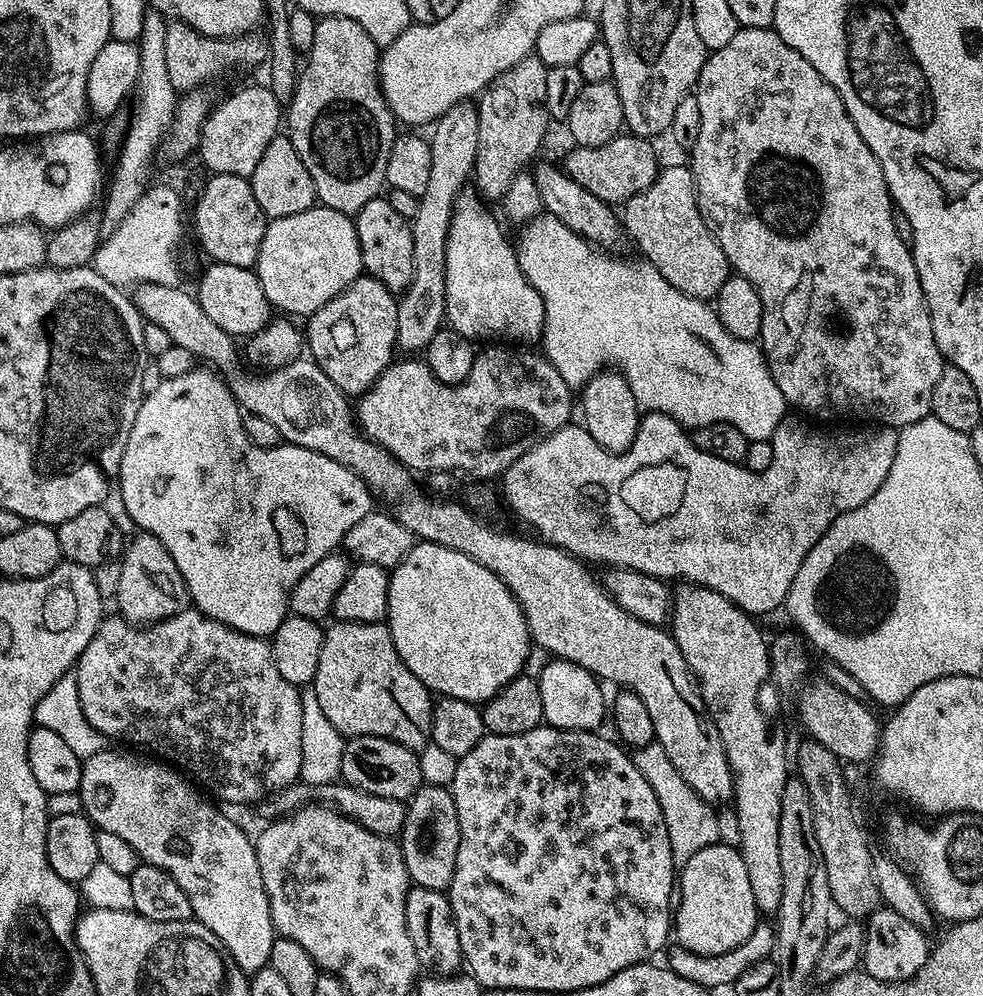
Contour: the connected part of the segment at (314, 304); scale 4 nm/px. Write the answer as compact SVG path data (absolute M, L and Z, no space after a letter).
M313 206L302 214L271 221L264 232L254 271L273 309L281 308L281 313L293 317L311 316L361 275L360 243L353 217L333 208Z

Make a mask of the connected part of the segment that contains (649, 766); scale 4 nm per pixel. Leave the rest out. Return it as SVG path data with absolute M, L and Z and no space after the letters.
M641 744L631 753L631 757L642 778L650 782L650 790L654 790L658 806L662 806L662 818L670 834L672 859L677 865L684 865L690 858L694 858L694 854L698 854L698 850L719 841L718 816L713 805L700 797L686 782L686 778L682 778L682 774L678 774L674 762L670 760L670 754L660 744Z

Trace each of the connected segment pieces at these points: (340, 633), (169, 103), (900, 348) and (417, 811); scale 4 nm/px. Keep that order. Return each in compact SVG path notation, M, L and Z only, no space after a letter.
M341 620L339 622L332 622L330 626L327 625L324 633L324 641L322 642L322 650L318 654L318 670L310 685L310 691L318 698L318 706L322 706L322 714L326 714L326 718L330 718L330 722L339 730L341 736L345 738L351 738L353 736L382 736L387 740L394 740L413 750L425 748L431 741L433 693L408 669L406 662L402 662L402 658L392 641L392 635L390 634L387 623L359 624L358 622Z
M153 8L147 9L143 16L142 34L138 41L140 56L140 74L137 80L140 105L131 117L128 130L121 143L118 164L114 170L114 179L110 182L108 196L102 207L102 222L107 229L118 227L126 215L134 208L146 191L148 166L154 150L161 145L178 103L178 94L170 82L166 70L165 44L167 19Z
M739 27L726 46L707 53L694 95L698 98L698 110L702 110L702 130L698 130L698 142L690 148L690 167L696 179L696 201L702 218L708 221L712 235L726 254L731 271L746 278L750 286L758 290L758 298L762 302L758 343L785 401L791 407L793 404L824 420L868 420L864 422L897 430L925 420L931 413L934 386L946 361L940 355L938 342L934 342L934 326L928 313L928 303L924 300L920 275L912 260L912 249L898 238L894 228L894 201L888 192L882 166L878 158L874 158L872 148L866 146L862 134L858 134L858 126L854 126L838 90L834 90L834 86L830 86L830 82L826 82L822 74L818 74L818 70L802 58L802 54L798 54L798 50L786 46L775 27Z
M422 786L410 797L406 807L408 813L398 843L404 855L409 881L417 888L447 889L454 878L460 845L458 810L454 806L452 793L447 787Z

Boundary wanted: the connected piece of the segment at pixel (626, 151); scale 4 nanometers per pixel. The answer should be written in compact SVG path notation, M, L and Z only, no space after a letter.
M635 134L615 136L597 148L573 147L573 152L562 161L562 167L578 186L586 186L590 194L602 202L613 206L623 205L625 200L637 196L656 180L662 171L662 164L656 161L656 152L652 149L653 141Z

